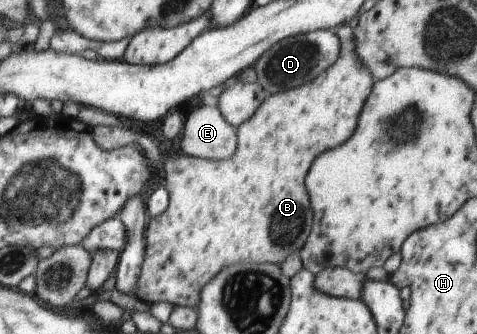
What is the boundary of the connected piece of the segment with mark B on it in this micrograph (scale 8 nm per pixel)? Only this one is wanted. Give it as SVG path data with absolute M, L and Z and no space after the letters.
M342 23L336 34L341 49L334 64L307 83L298 85L298 88L267 95L254 114L236 128L238 150L232 158L216 162L183 155L164 162L169 205L164 213L151 218L144 231L145 253L138 273L137 298L149 305L166 301L196 309L201 288L224 266L236 262L280 264L289 254L301 249L313 225L310 200L304 188L304 178L312 166L312 160L320 152L330 150L352 136L359 114L375 83L370 69L356 52L352 24Z

